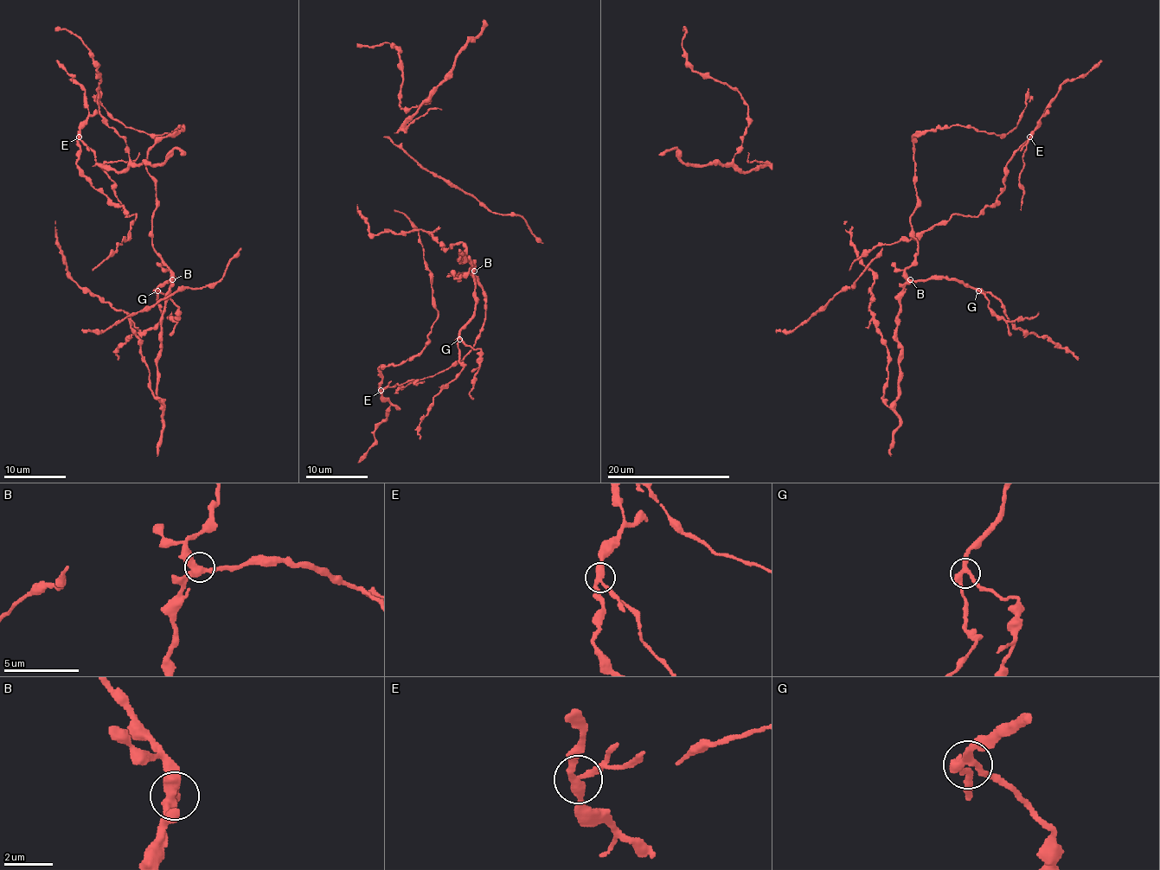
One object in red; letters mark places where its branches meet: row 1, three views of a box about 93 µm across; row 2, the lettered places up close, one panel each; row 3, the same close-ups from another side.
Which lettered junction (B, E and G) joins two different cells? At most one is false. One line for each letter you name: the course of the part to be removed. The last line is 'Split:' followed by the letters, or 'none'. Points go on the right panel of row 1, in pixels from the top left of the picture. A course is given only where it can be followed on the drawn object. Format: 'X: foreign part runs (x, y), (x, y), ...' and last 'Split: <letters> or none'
E: foreign part runs (1028, 137), (1022, 153), (1024, 166), (1020, 182), (1022, 196), (1021, 210)
Split: E

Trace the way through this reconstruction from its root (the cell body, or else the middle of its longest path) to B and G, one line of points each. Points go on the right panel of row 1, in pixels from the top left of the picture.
B: (901, 301), (901, 292), (910, 279)
G: (901, 301), (901, 292), (907, 284), (932, 278), (957, 278), (978, 291)

